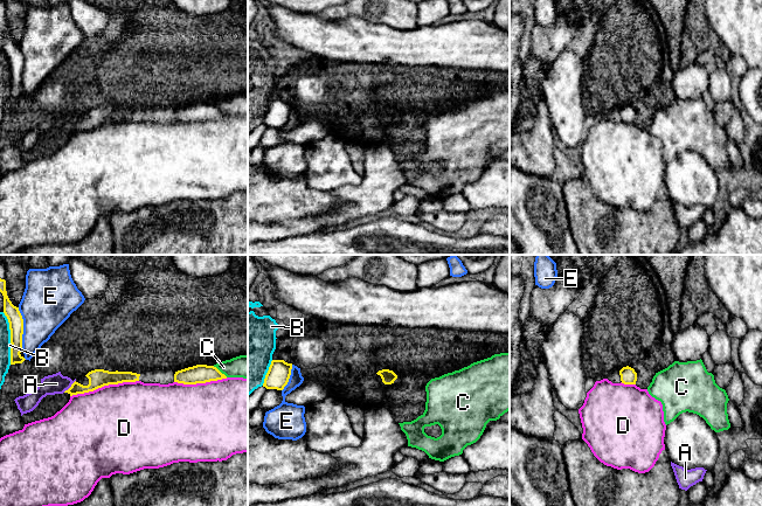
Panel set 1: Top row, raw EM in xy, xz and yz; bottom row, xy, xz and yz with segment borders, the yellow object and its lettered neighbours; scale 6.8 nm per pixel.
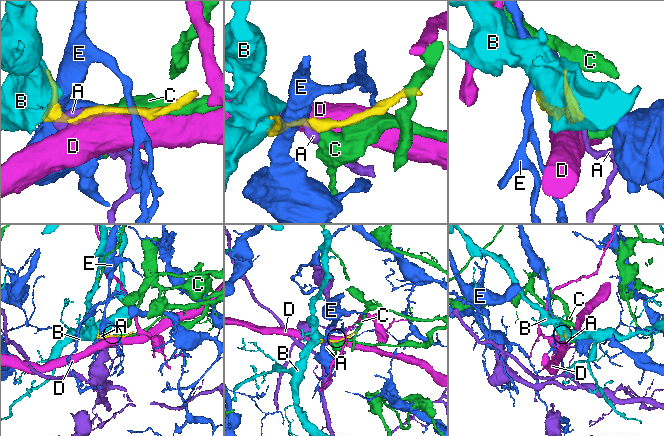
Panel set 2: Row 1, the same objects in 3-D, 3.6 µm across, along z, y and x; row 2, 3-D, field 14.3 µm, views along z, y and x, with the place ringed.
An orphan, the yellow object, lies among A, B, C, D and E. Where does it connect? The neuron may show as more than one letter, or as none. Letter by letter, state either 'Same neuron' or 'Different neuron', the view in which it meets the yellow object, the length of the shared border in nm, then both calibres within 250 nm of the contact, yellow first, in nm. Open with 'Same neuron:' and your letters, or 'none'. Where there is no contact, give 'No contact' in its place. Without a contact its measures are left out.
Same neuron: none
A: Different neuron. Touches yellow in xy. Shared border 120 nm. Thickness 130 nm (yellow) against 140 nm
B: Different neuron. Touches yellow in xy. Shared border 360 nm. Thickness 100 nm (yellow) against 80 nm
C: Different neuron. Touches yellow in xy. Shared border 130 nm. Thickness 130 nm (yellow) against 160 nm
D: Different neuron. Touches yellow in xy. Shared border 480 nm. Thickness 130 nm (yellow) against 480 nm
E: Different neuron. Touches yellow in xy. Shared border 280 nm. Thickness 100 nm (yellow) against 360 nm

